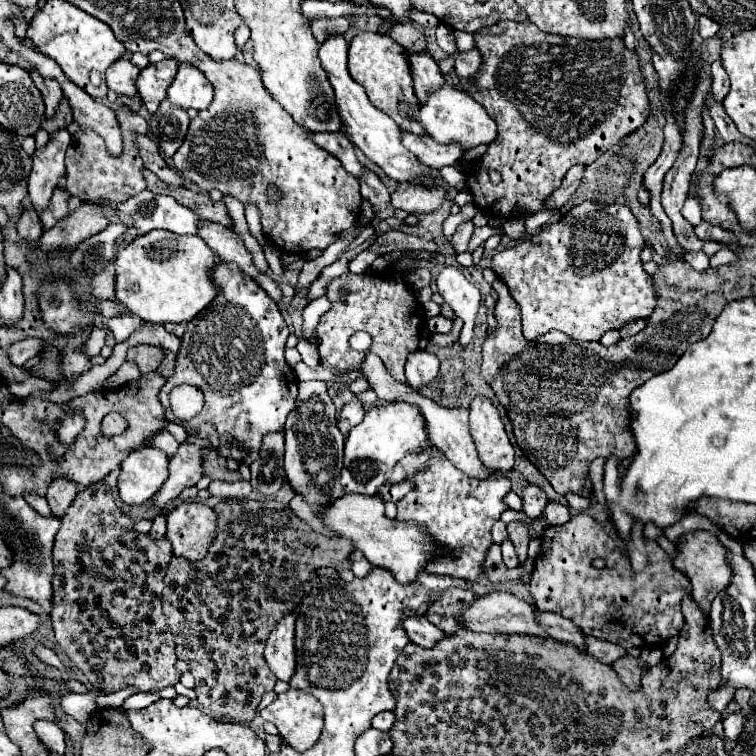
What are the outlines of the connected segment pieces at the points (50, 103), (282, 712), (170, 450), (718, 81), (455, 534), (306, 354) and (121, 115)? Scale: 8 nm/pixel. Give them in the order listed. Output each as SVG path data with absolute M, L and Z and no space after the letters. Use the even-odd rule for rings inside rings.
M32 69L30 75L32 75L34 85L38 87L38 91L40 91L42 97L44 97L44 103L46 103L46 113L44 113L44 115L46 115L46 119L54 117L54 113L56 113L56 109L58 109L58 103L62 101L62 89L60 89L58 81L44 79L36 69Z
M288 689L280 693L260 715L274 723L280 737L298 751L310 749L322 731L322 705L308 691Z
M162 429L162 433L158 433L156 437L152 437L150 445L156 447L156 449L162 449L168 457L172 457L172 455L178 451L178 447L180 447L180 443L178 443L168 431L164 431L164 429Z
M716 59L712 63L712 93L714 93L714 99L722 101L728 93L728 87L730 87L730 81L728 81L728 75L724 71L724 65L722 65L720 59Z
M428 445L424 447L430 455L428 467L424 471L416 471L410 475L410 481L414 483L414 489L396 503L398 515L396 519L414 519L422 529L428 529L430 537L436 537L438 545L444 545L444 549L458 551L460 557L436 557L428 563L428 573L436 575L450 575L466 579L468 583L476 583L482 577L480 565L484 563L484 553L488 553L492 545L490 529L500 519L502 511L508 509L504 495L510 491L512 481L506 475L490 473L484 481L478 481L474 477L468 477L466 473L460 473L452 461L440 453L440 449Z
M300 339L296 348L300 353L302 361L304 363L306 363L311 368L318 366L320 356L317 346L311 344L309 341Z
M120 107L116 111L120 129L122 129L122 137L124 137L124 153L120 159L114 159L108 155L104 141L92 131L92 129L80 129L74 137L72 143L66 151L66 171L68 171L68 183L66 183L66 191L70 195L80 197L82 201L90 201L90 199L98 199L98 197L106 197L106 199L114 199L114 201L124 201L136 193L140 193L146 187L144 175L142 175L142 159L138 157L138 149L134 145L134 135L136 133L146 133L148 123L132 113L126 107Z

